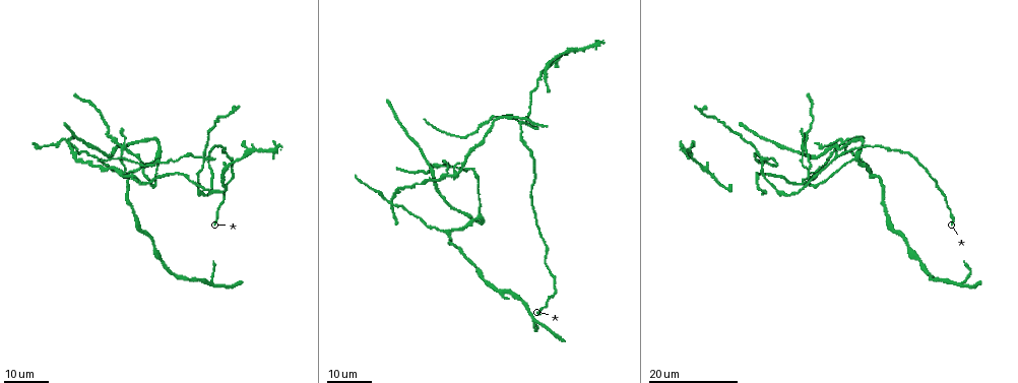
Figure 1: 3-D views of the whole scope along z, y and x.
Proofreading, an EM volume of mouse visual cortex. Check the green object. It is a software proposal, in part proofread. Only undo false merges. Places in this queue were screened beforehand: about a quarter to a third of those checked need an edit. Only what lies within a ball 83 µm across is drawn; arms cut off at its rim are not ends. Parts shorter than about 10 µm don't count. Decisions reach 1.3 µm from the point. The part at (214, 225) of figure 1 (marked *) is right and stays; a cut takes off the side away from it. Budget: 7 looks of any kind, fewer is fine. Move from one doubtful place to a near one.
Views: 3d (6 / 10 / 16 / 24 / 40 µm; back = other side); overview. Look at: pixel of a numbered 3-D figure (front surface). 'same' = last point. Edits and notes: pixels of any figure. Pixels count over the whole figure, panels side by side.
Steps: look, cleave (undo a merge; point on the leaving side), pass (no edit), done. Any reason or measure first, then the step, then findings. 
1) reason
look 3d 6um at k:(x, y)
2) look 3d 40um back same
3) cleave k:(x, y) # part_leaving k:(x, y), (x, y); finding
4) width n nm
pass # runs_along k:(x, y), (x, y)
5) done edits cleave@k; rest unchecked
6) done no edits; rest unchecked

four arms meet
look 3d 16um at 1:(202, 159)

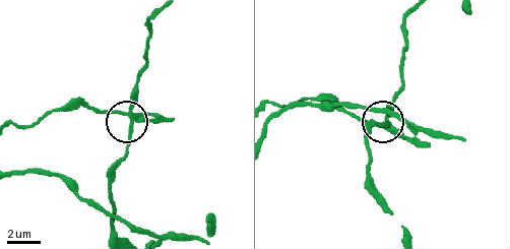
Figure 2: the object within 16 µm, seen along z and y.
look 3d 10um at 2:(128, 113)

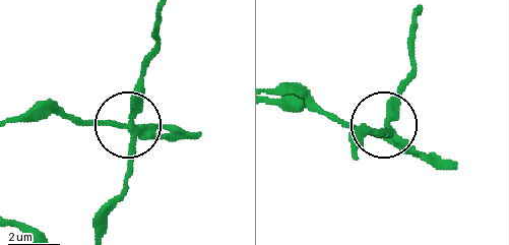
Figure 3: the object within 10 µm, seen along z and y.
side_arm 29 um
cleave 3:(171, 137) # part_leaving 3:(134, 130), (90, 126), (58, 113), (18, 120); a second neuron is stuck on

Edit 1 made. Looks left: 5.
look overview

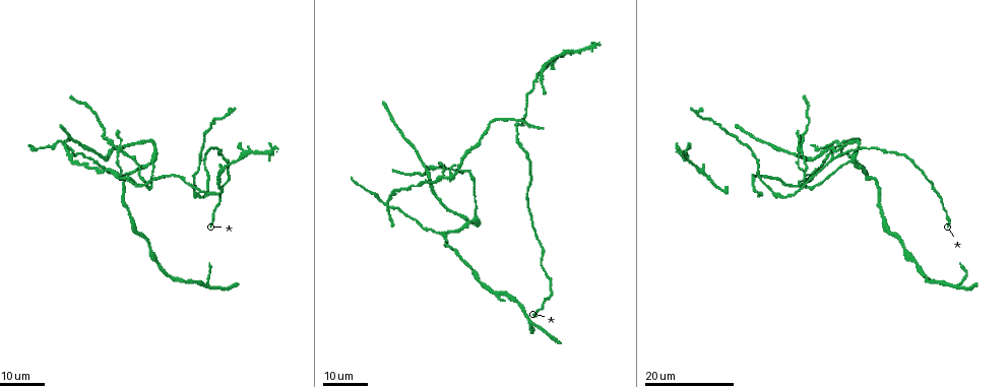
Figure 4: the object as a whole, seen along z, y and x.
four-way junction
look 3d 16um at 4:(388, 205)

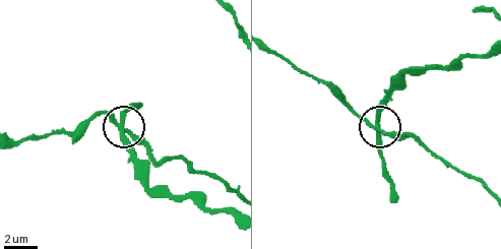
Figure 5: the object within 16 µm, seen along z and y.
look 3d 6um at 5:(378, 126)

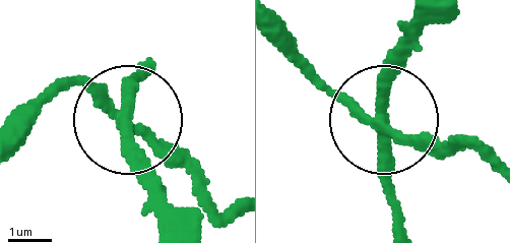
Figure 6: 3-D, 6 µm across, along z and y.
arms 4
cleave 6:(127, 78) # two neurons meet here

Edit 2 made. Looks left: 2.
sudden change in width
look 3d 16um at 4:(517, 127)

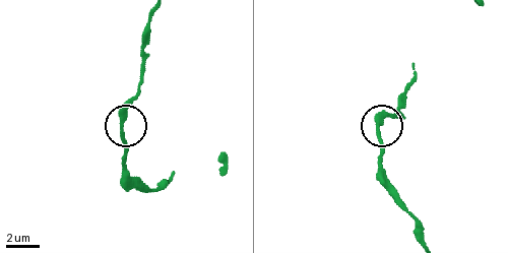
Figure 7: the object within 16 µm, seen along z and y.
look 3d 10um at 7:(123, 120)

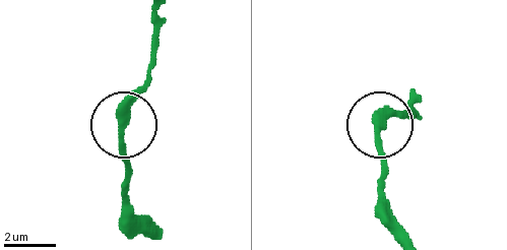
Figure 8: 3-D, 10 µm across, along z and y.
pass # runs_along 8:(155, 234), (131, 207), (121, 128), (123, 109), (146, 72); one neuron here

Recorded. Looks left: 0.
done edits cleave@3, cleave@6; rest unchecked

